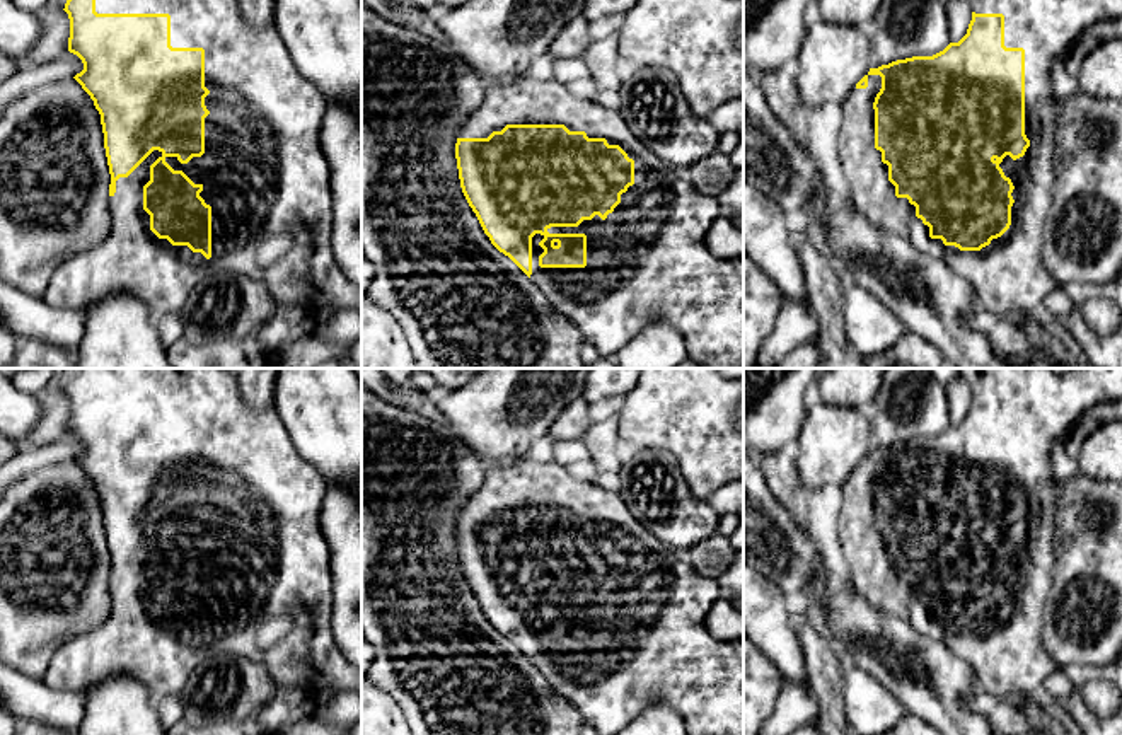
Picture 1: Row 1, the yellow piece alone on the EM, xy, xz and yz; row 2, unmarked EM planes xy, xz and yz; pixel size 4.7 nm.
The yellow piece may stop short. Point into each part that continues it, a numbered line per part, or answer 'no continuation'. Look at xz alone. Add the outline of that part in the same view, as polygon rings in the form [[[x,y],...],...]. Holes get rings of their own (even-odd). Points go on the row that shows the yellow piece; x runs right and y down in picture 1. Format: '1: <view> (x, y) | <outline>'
1: xz (648, 260) | [[[527,75],[503,77],[486,85],[483,104],[462,124],[457,138],[488,138],[506,124],[564,124],[570,131],[585,131],[588,138],[605,138],[619,145],[634,160],[634,184],[621,194],[621,203],[602,220],[595,215],[578,227],[551,227],[549,234],[585,234],[585,268],[541,268],[539,242],[544,235],[532,237],[532,283],[547,297],[551,305],[568,317],[600,355],[614,358],[650,321],[667,321],[679,329],[685,341],[687,360],[703,368],[743,368],[743,256],[720,259],[706,246],[706,234],[718,218],[720,206],[714,196],[706,196],[692,188],[685,172],[670,169],[643,142],[636,138],[619,111],[604,107],[595,101],[575,97],[566,85],[556,80],[535,80]]]

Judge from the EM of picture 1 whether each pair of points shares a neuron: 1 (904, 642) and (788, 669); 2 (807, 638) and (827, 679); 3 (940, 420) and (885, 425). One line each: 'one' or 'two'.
1: two
2: one
3: one

